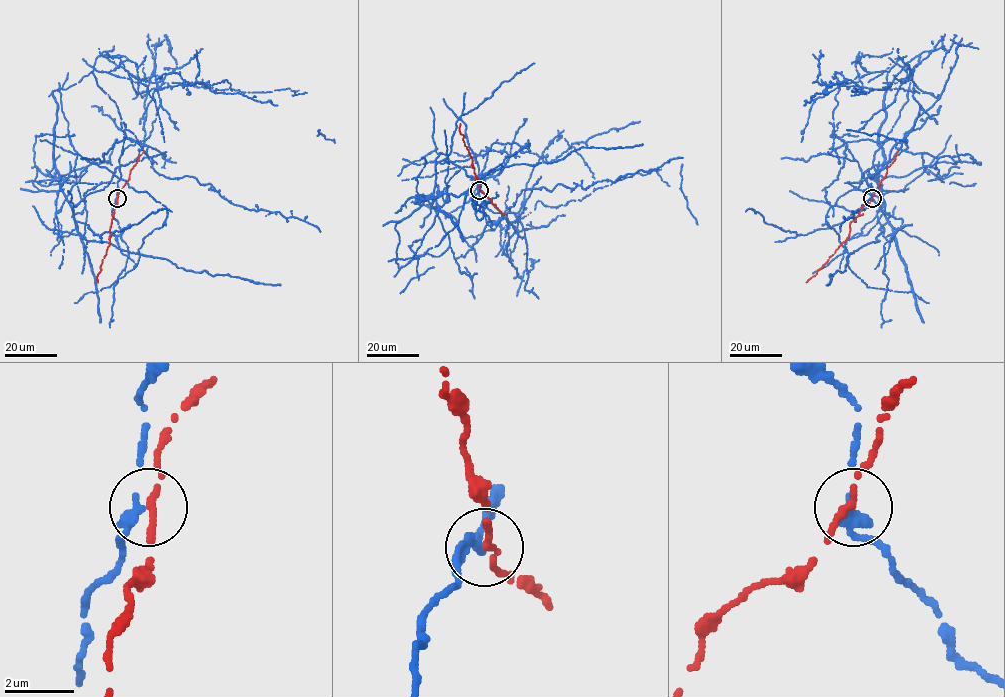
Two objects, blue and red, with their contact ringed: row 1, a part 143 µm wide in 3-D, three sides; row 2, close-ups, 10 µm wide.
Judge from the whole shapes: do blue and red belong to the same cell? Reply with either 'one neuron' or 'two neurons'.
two neurons

